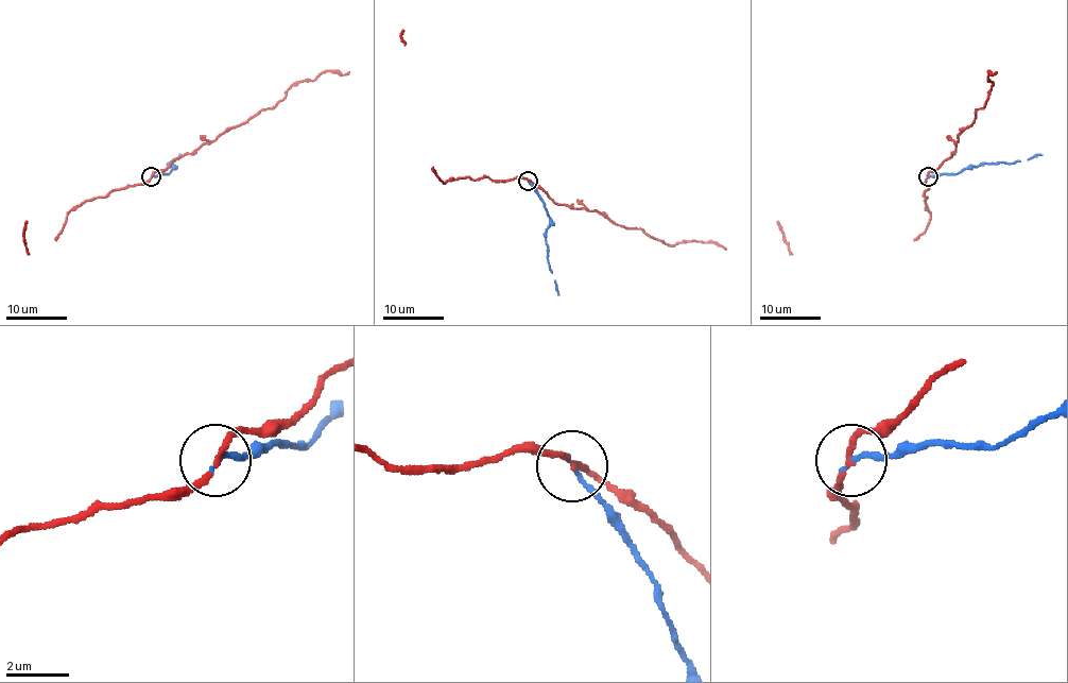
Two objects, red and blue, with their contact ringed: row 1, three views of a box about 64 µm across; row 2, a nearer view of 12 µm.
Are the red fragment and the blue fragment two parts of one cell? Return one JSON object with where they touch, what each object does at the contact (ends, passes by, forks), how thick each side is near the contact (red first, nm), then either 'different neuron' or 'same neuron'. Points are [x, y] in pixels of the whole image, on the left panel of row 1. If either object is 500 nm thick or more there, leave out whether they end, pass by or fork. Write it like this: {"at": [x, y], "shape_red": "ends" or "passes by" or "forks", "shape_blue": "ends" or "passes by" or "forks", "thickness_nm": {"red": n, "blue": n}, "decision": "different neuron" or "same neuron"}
{"at": [151, 176], "shape_red": "passes by", "shape_blue": "ends", "thickness_nm": {"red": 160, "blue": 140}, "decision": "different neuron"}

